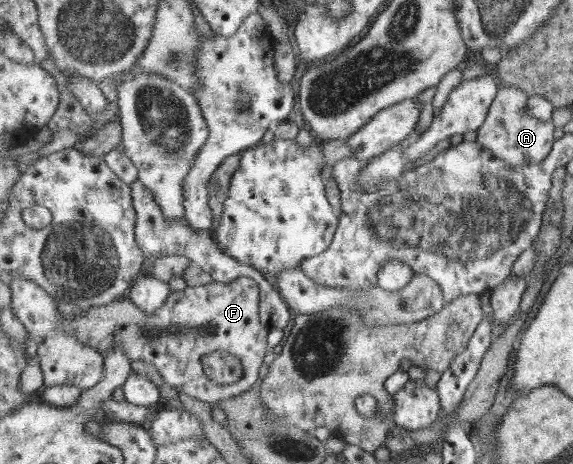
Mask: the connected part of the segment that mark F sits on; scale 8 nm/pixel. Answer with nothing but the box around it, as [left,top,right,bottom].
[59,277,272,405]

